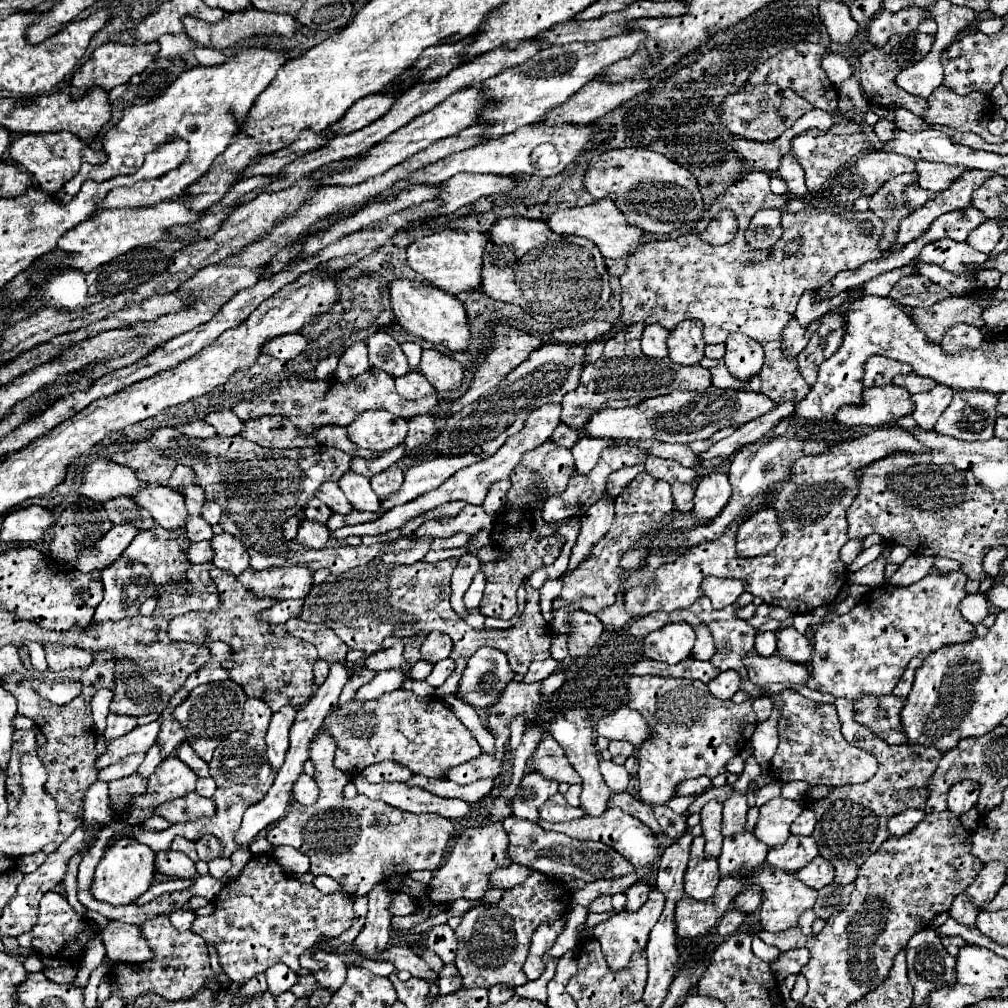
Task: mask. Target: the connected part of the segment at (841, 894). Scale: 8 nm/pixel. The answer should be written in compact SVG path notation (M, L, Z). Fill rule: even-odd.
M853 882L851 884L845 884L845 886L831 886L829 884L829 886L821 888L819 890L819 898L817 898L815 906L813 906L817 918L827 920L833 914L841 912L849 904L849 896L851 896L853 888L855 888Z

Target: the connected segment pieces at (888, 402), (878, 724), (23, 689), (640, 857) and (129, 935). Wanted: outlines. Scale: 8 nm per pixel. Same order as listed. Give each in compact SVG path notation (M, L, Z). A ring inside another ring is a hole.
M889 384L879 388L865 388L863 406L845 406L837 414L837 424L841 426L873 426L881 428L909 416L915 410L911 394L905 388Z
M859 696L853 700L855 716L853 720L867 726L877 738L893 744L905 744L905 734L901 730L901 708L905 698L901 696Z
M95 652L91 664L97 664L97 672L95 670L83 672L81 694L75 700L71 700L71 704L62 706L51 704L49 700L41 698L35 692L35 688L31 686L31 682L21 674L7 674L1 678L1 686L17 698L17 714L31 718L37 724L37 728L43 732L43 736L47 738L46 744L37 748L37 754L47 770L47 776L49 776L45 782L45 792L49 796L53 796L53 800L57 802L59 820L61 820L59 832L49 848L43 848L31 856L21 856L19 864L21 864L23 874L37 870L39 864L45 860L47 852L53 852L67 836L71 836L81 826L81 796L87 792L89 784L93 784L97 780L97 770L93 768L93 760L97 758L97 752L95 752L95 740L97 740L95 732L97 730L95 730L93 716L91 716L91 698L95 696L95 692L99 688L113 690L113 686L115 686L115 656L111 652Z
M607 808L607 812L603 812L601 816L583 816L583 818L577 818L571 822L561 822L561 824L539 822L539 826L545 830L563 832L563 834L577 838L577 840L599 840L599 842L611 846L613 850L617 850L633 866L651 864L659 853L659 841L654 833L645 824L641 824L641 820L623 812L621 808Z
M111 920L101 932L101 938L111 962L149 962L153 956L135 924Z

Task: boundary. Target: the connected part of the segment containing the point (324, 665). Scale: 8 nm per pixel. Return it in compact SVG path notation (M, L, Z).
M317 660L317 664L315 664L315 684L317 686L321 686L323 682L325 682L325 678L327 678L327 674L329 674L329 668L331 668L331 664L329 662L325 662L325 660Z

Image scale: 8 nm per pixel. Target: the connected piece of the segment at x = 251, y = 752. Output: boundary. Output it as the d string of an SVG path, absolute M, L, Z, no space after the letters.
M245 700L243 718L239 722L239 728L235 732L231 732L225 740L221 740L221 744L215 748L213 760L209 762L211 776L217 782L217 790L211 796L211 800L215 802L215 814L213 816L181 822L181 824L175 824L175 826L161 830L161 832L153 832L153 830L145 830L141 826L135 826L131 830L131 834L155 852L159 852L161 848L169 848L175 836L183 836L191 842L197 842L205 834L211 834L221 842L221 846L223 846L221 856L223 858L229 858L235 850L239 850L233 836L241 826L243 812L251 804L257 804L269 792L269 788L273 786L273 780L277 776L277 770L271 768L271 764L267 762L267 756L265 756L265 750L267 750L265 732L267 732L267 724L271 720L271 714L273 714L271 708L263 700Z

